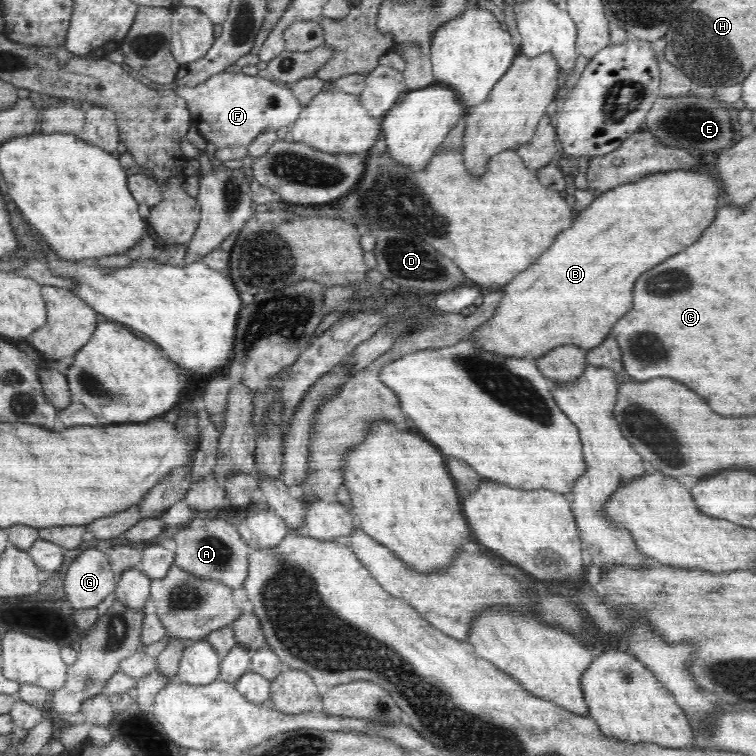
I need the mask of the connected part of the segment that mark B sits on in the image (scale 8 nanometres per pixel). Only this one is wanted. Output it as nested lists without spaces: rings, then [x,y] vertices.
[[[672,170],[615,184],[613,189],[597,194],[533,265],[502,287],[502,300],[494,316],[470,337],[476,341],[476,347],[510,358],[536,360],[562,345],[576,345],[587,352],[598,346],[620,316],[632,308],[634,280],[664,262],[670,254],[678,254],[694,244],[714,222],[721,201],[721,186],[716,175],[700,170]]]

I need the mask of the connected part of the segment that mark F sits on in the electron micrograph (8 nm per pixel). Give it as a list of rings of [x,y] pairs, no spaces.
[[[221,72],[207,78],[198,86],[177,86],[174,90],[180,98],[186,100],[192,123],[206,143],[217,148],[225,146],[248,146],[264,130],[280,130],[292,126],[304,107],[289,86],[276,84],[260,75],[250,76],[245,73]]]

